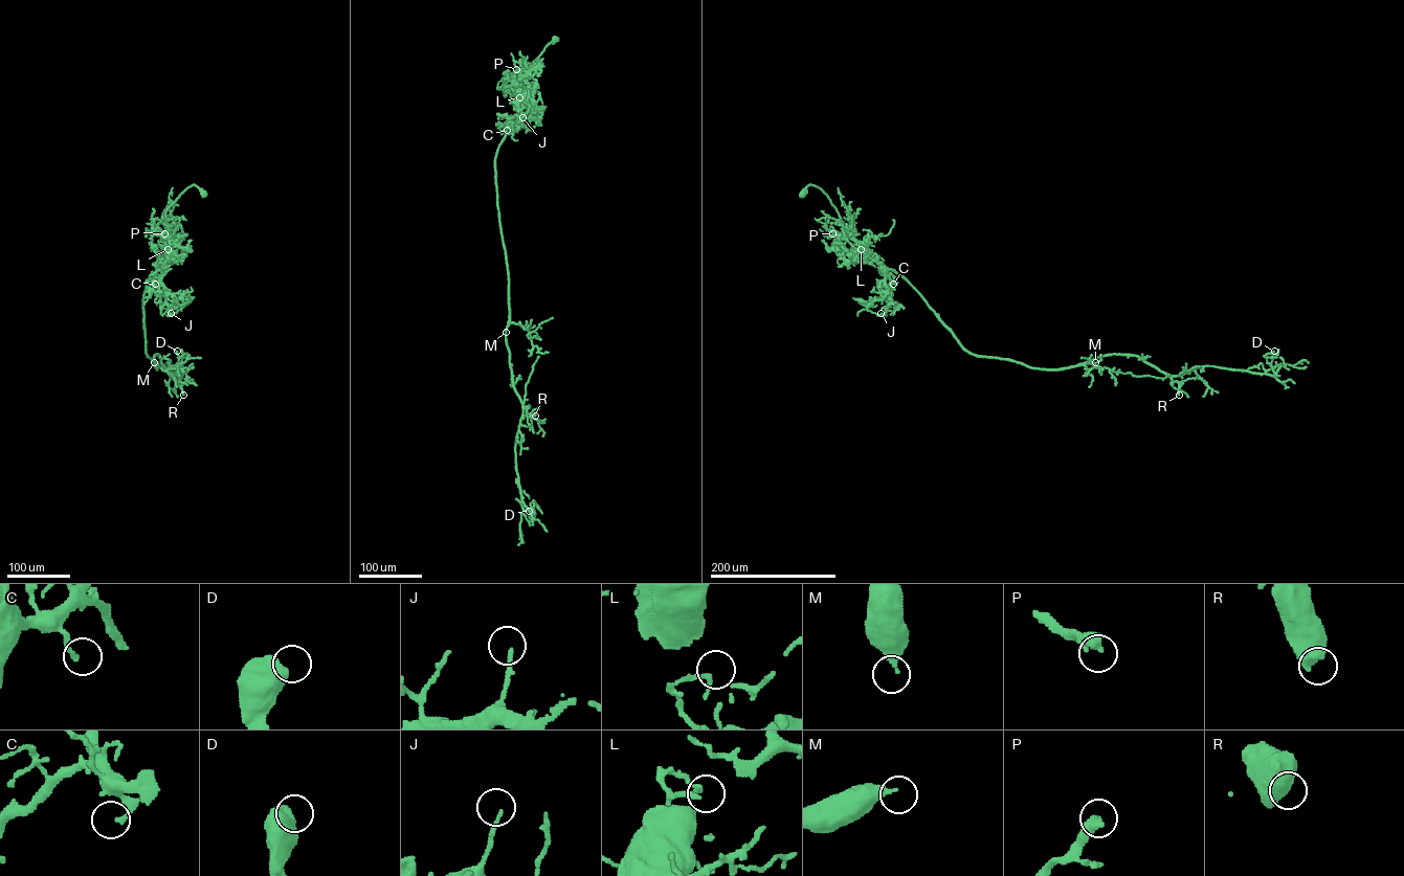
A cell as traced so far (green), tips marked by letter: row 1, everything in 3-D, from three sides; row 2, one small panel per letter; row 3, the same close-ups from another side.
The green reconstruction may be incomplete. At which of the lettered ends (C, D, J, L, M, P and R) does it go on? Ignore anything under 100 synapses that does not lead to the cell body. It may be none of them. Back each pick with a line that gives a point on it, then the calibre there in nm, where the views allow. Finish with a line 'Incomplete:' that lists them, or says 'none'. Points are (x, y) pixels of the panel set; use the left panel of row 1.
R: (183, 395) | 750 nm
Incomplete: R

